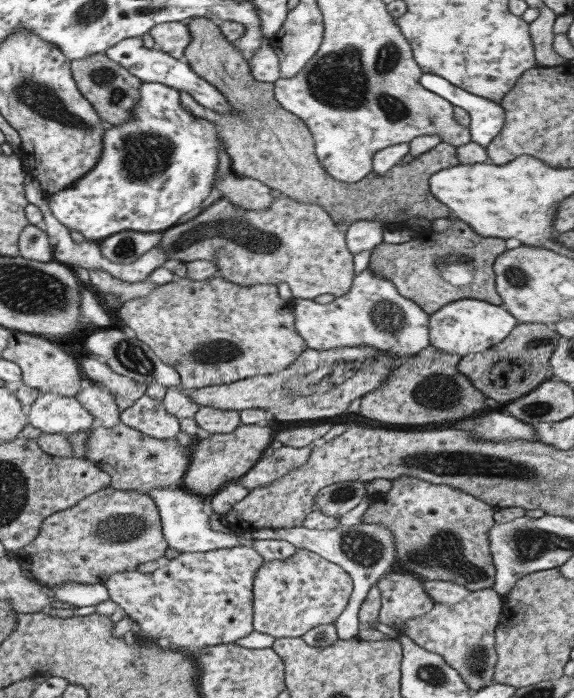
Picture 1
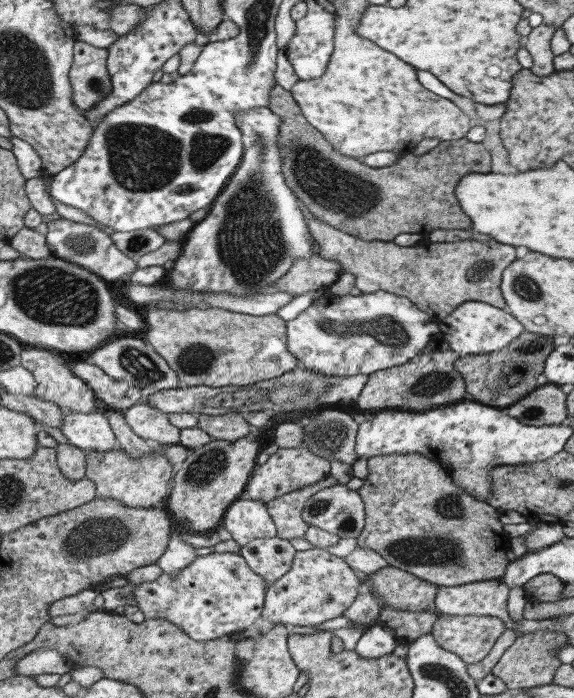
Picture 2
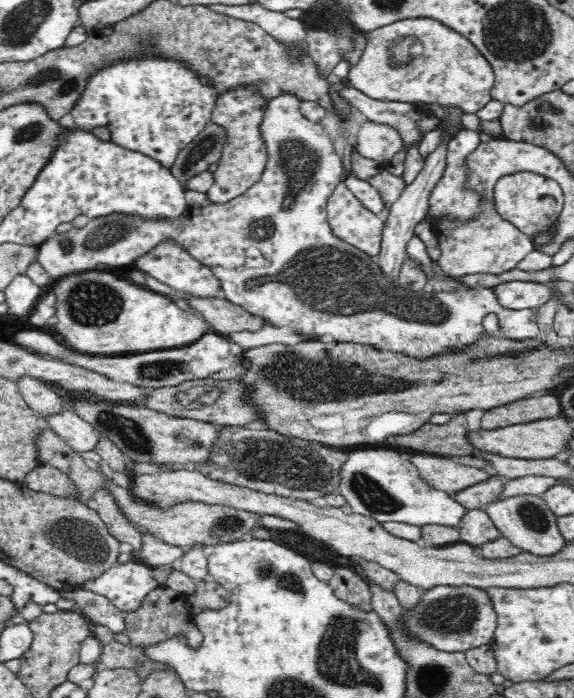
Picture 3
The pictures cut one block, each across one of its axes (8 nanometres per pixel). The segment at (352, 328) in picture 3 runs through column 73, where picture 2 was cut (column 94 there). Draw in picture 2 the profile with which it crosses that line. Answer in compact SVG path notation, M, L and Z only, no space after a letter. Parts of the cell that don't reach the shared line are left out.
M64 218L49 221L46 224L47 232L45 232L44 239L48 246L52 249L52 255L71 262L93 274L98 278L111 283L115 280L124 280L131 272L138 266L136 261L123 256L117 246L113 244L110 235L105 232L87 224L69 221Z

